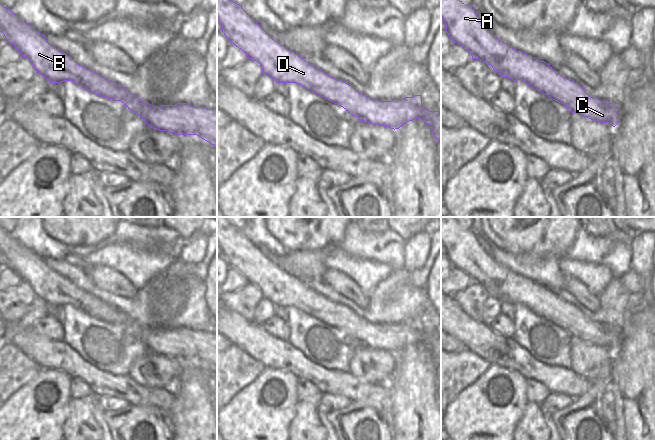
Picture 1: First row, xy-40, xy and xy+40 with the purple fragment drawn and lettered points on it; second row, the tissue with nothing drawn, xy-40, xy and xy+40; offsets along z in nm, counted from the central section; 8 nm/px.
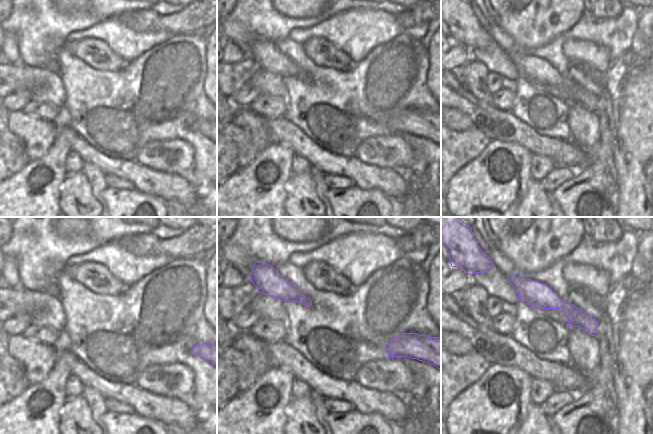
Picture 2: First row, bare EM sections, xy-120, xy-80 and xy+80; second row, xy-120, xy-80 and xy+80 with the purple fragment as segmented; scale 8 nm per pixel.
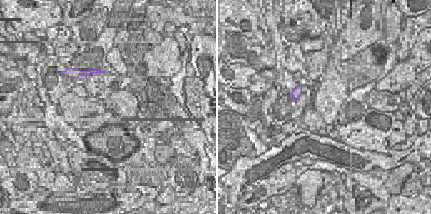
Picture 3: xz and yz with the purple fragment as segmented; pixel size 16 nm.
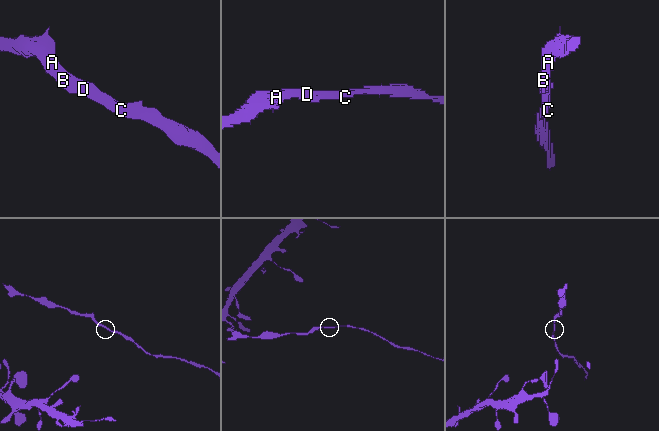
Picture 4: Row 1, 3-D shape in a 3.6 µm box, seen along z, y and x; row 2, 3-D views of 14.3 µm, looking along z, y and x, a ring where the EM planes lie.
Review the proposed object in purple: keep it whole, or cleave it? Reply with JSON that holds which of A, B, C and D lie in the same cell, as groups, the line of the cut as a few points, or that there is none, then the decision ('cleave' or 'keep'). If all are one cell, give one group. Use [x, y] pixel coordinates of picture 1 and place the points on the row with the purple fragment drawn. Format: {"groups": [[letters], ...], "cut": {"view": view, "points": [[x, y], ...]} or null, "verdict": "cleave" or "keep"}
{"groups": [["A", "B", "C", "D"]], "cut": null, "verdict": "keep"}

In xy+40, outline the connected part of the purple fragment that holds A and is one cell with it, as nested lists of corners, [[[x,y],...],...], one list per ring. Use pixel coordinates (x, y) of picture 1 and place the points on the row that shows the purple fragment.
[[[441,0],[441,18],[446,24],[446,32],[454,43],[467,49],[472,59],[479,59],[491,65],[502,77],[513,81],[521,80],[533,89],[565,105],[572,113],[577,113],[599,123],[610,123],[613,127],[620,119],[620,103],[609,103],[591,97],[580,85],[563,77],[549,64],[531,55],[517,51],[497,39],[479,20],[474,7],[460,0]]]

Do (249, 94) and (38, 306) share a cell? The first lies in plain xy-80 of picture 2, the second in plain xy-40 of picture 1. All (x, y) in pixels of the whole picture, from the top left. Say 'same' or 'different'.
same

